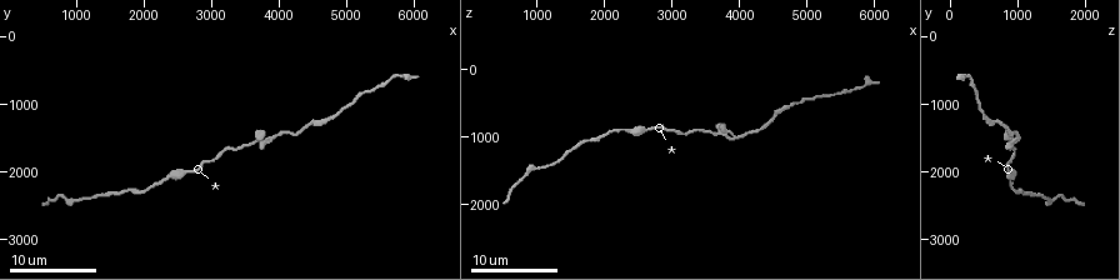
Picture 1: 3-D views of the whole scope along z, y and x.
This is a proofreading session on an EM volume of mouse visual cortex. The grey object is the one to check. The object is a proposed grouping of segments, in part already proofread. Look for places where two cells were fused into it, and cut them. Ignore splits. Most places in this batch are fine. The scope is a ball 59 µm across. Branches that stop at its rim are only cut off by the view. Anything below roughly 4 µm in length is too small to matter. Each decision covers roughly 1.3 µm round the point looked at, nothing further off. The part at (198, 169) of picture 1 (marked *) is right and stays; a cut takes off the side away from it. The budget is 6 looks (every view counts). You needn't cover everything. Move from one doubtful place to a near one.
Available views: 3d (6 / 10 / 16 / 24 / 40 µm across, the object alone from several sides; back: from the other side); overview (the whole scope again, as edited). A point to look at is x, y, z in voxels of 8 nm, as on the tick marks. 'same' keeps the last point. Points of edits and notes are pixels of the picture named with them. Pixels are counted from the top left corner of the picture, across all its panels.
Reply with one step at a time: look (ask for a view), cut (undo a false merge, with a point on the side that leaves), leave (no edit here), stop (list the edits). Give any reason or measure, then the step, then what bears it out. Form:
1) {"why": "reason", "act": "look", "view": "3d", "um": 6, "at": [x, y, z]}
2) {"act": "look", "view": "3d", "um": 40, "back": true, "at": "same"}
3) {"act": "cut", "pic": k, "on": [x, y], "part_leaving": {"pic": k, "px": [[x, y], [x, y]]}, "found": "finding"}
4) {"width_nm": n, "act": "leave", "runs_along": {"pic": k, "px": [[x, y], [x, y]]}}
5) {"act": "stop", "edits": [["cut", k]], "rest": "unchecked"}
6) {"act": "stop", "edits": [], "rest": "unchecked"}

{"why": "thick turns thin", "act": "look", "view": "3d", "um": 10, "at": [2400, 2100, 900]}

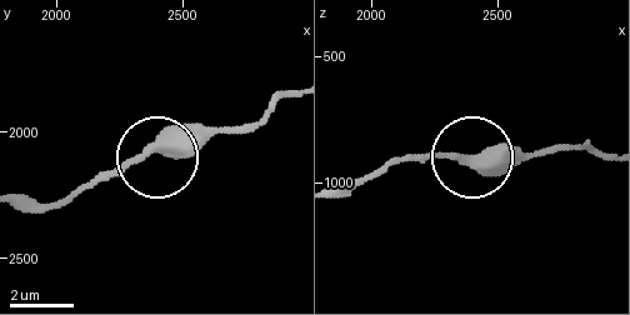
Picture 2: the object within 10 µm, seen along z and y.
{"act": "leave", "found": "all the same cell"}

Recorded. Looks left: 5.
{"why": "calibre changes", "act": "look", "view": "3d", "um": 10, "at": [3900, 1450, 1000]}

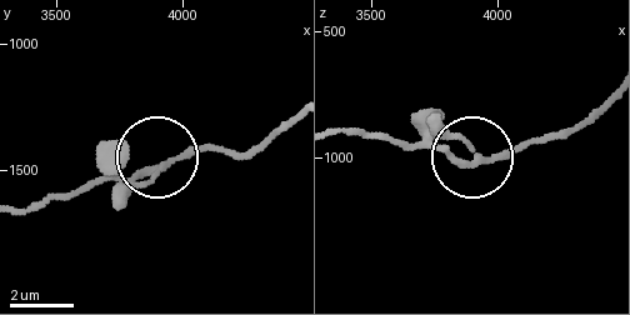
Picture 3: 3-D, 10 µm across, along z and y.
{"width_nm": 210, "act": "leave", "found": "one cell here"}

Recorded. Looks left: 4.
{"why": "calibre changes", "act": "look", "view": "3d", "um": 16, "at": [4700, 1200, 600]}

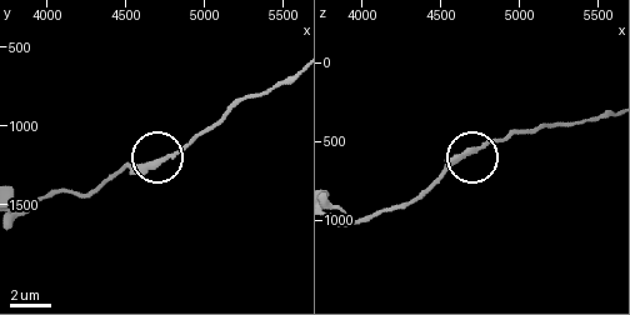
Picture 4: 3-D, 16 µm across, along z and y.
{"act": "look", "view": "3d", "um": 16, "back": true, "at": [4700, 1240, 560]}

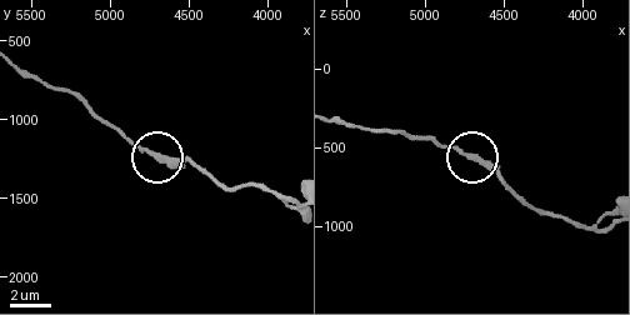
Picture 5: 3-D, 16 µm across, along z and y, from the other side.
{"act": "leave", "runs_along": {"pic": 5, "px": [[609, 224], [594, 230], [539, 214], [479, 160], [425, 136]]}, "found": "one cell here"}

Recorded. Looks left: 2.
{"act": "stop", "edits": [], "rest": "unchecked"}

